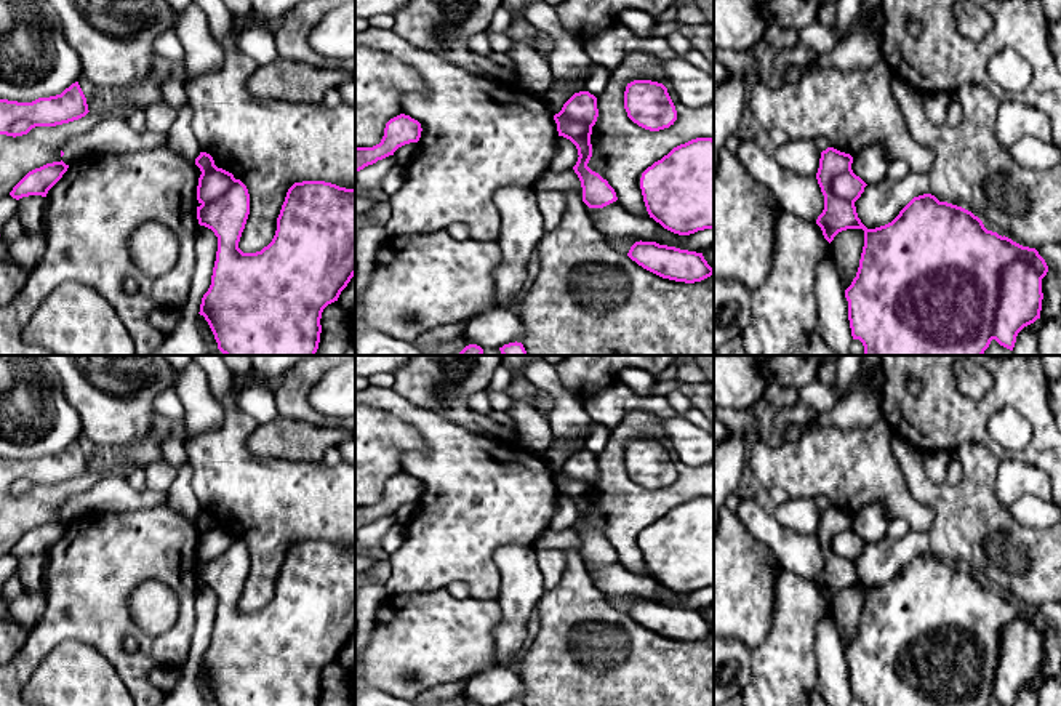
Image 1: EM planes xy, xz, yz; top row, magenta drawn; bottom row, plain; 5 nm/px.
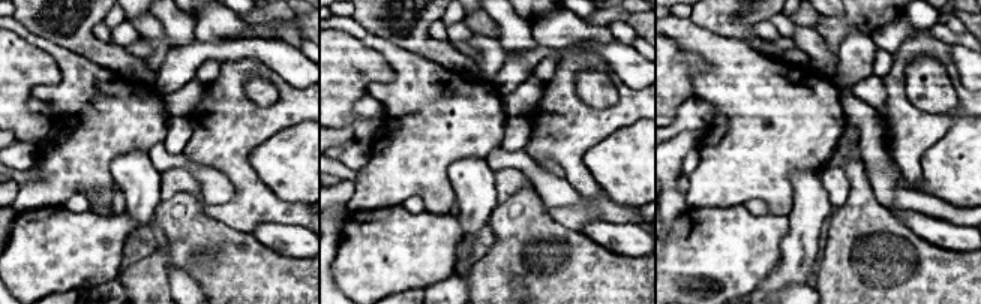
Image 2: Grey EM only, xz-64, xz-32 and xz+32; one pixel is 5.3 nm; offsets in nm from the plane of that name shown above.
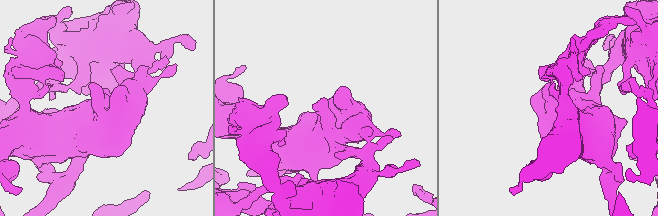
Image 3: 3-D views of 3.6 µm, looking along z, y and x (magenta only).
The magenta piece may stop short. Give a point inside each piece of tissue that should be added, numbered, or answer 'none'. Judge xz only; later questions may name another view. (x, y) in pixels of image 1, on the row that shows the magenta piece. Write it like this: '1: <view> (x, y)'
none

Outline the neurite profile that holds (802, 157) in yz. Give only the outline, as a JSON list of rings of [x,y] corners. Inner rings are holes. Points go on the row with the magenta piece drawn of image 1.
[[[787,141],[775,152],[775,160],[784,170],[816,178],[821,152],[815,141]]]

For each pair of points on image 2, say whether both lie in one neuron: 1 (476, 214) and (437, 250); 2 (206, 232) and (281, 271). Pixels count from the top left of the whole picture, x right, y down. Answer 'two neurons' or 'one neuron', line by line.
1: two neurons
2: one neuron

